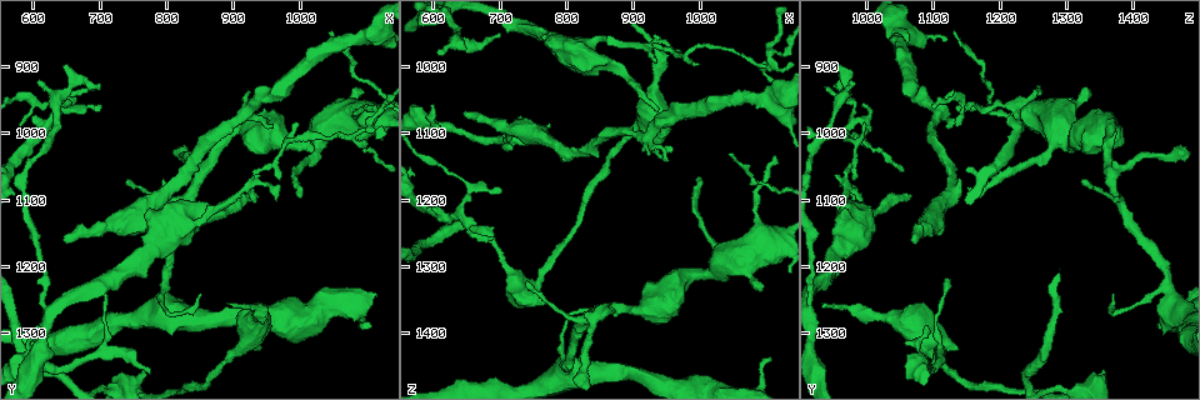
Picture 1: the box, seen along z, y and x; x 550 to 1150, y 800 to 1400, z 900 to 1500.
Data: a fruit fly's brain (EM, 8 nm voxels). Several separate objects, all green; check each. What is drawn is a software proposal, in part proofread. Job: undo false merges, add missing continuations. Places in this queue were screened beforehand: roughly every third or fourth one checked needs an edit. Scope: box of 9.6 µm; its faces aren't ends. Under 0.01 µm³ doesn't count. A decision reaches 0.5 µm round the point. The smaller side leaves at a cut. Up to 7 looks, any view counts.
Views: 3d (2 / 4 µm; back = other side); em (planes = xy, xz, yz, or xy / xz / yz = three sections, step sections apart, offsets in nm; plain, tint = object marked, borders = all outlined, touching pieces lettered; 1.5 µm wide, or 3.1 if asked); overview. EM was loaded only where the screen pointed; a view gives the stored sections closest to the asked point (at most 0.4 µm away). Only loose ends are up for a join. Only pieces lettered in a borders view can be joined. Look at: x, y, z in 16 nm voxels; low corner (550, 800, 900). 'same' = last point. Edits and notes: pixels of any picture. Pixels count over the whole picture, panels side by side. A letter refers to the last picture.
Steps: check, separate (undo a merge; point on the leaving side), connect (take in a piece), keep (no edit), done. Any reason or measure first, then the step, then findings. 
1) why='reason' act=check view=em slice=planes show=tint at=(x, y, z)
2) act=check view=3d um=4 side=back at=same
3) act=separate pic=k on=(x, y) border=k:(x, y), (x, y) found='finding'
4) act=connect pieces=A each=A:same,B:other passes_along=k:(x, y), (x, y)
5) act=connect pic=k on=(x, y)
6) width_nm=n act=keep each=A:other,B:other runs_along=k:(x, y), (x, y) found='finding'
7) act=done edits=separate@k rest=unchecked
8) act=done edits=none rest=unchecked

why='free end' act=check view=3d um=4 side=back at=(770, 1360, 1090)

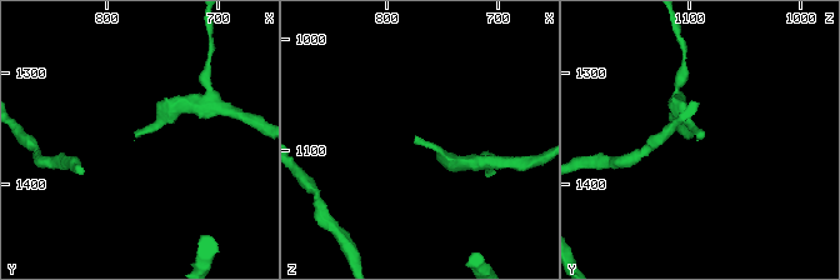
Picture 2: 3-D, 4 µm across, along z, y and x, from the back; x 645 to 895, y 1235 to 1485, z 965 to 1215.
act=check view=em slice=planes show=borders at=(776, 1360, 1090)

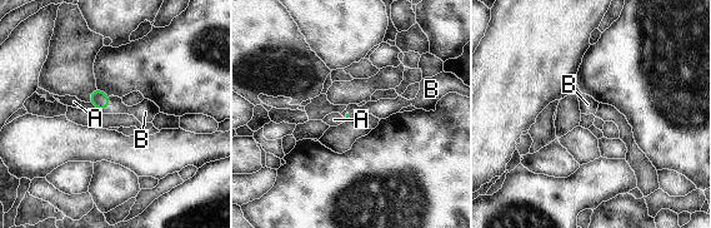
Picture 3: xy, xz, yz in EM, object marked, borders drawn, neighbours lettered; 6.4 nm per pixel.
act=connect pieces=B each=A:other,B:same passes_along=3:(98, 98), (108, 107), (145, 112) found='it goes on there'

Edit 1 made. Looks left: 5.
why='thin end' act=check view=em slice=planes show=borders at=(935, 1090, 1065)

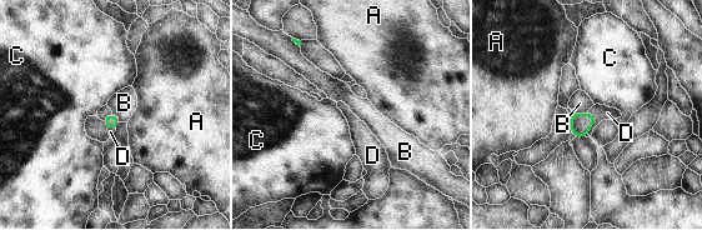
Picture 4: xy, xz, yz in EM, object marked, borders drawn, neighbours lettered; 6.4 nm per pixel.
act=connect pieces=D each=A:other,B:other,C:other,D:same passes_along=4:(580, 123), (593, 123), (602, 113) found='it goes on there'

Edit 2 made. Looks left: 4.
why='free end' act=check view=em slice=yz step=4 show=borders at=(645, 1155, 1070)

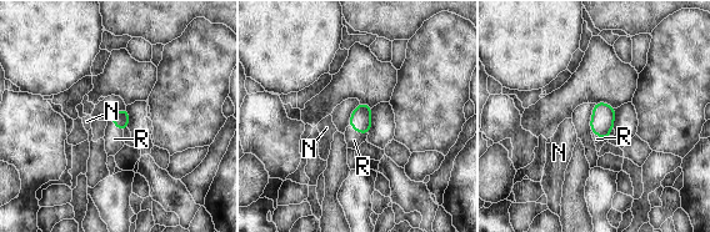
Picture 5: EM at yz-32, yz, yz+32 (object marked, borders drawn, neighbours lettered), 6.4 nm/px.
why='another direction' act=check view=em slice=xz step=4 show=borders at=same

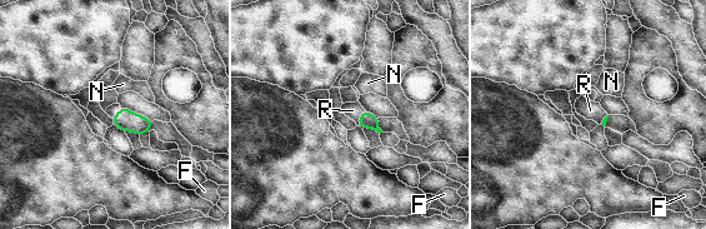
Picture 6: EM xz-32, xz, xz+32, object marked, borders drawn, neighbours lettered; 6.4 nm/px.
act=connect pieces=R each=F:other,N:other,R:same passes_along=6:(366, 119), (359, 118), (352, 110) found='it goes on there'

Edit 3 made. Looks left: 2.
act=done edits=connect@3,connect@4,connect@6 rest=unchecked

